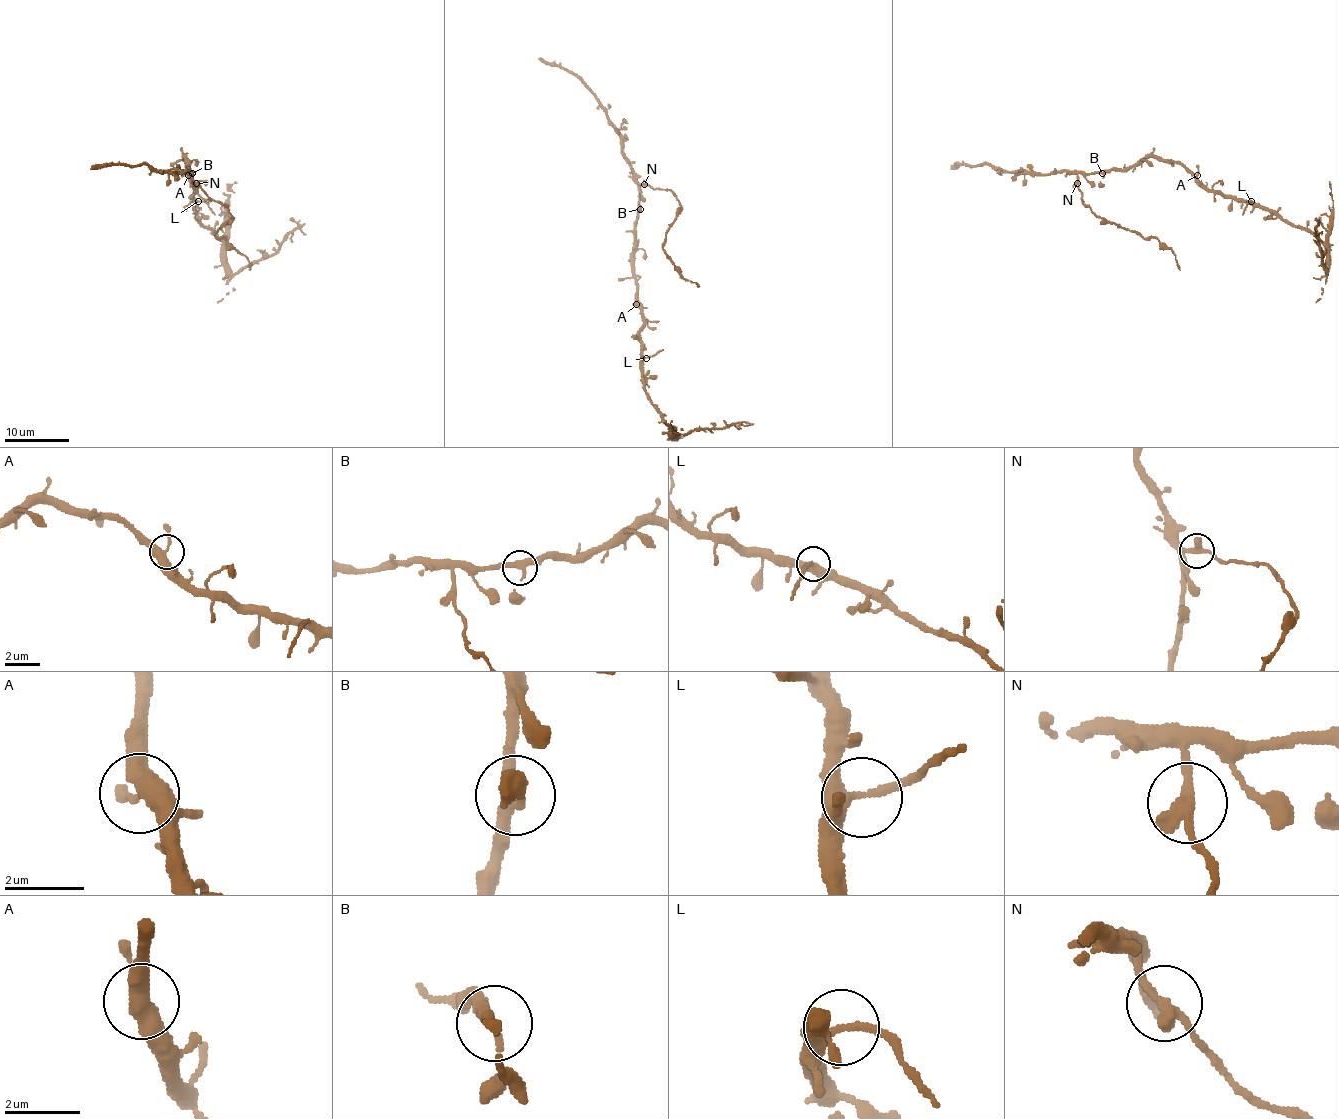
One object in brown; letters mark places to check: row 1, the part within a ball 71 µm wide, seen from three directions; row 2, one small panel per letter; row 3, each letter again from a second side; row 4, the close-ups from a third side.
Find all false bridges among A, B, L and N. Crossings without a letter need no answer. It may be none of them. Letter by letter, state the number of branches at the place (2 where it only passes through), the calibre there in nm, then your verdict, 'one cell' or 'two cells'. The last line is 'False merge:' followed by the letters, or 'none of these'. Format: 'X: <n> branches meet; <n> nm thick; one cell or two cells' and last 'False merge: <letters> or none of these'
A: 3 branches meet; 340 nm thick; one cell
B: 3 branches meet; 280 nm thick; one cell
L: 3 branches meet; 320 nm thick; one cell
N: 2 branches meet; 320 nm thick; two cells
False merge: N

